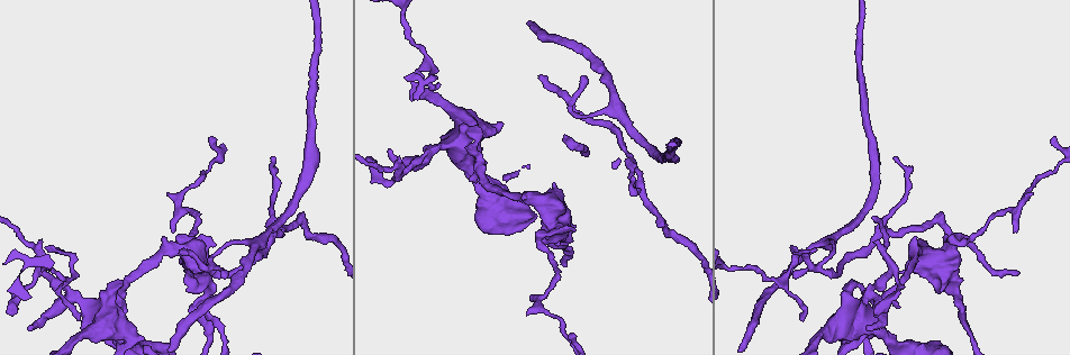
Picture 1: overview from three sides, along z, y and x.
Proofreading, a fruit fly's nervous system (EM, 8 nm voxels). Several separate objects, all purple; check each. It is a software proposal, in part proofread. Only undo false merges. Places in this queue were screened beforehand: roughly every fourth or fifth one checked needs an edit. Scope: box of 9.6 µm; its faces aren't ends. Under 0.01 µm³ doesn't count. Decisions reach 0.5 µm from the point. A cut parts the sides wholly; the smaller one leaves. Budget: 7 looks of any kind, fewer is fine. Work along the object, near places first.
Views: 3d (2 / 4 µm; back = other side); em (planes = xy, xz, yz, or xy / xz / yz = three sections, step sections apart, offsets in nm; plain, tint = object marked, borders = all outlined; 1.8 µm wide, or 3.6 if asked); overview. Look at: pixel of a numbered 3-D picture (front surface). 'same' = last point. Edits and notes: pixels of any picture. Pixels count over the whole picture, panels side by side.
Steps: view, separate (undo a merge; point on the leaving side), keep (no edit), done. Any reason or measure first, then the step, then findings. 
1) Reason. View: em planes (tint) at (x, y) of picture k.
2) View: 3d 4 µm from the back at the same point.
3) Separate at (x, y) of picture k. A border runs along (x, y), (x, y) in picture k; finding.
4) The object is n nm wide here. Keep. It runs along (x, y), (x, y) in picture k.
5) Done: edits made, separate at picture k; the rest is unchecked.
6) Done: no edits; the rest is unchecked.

Three arms meet. View: 3d 2 µm at (569, 103) of picture 1.

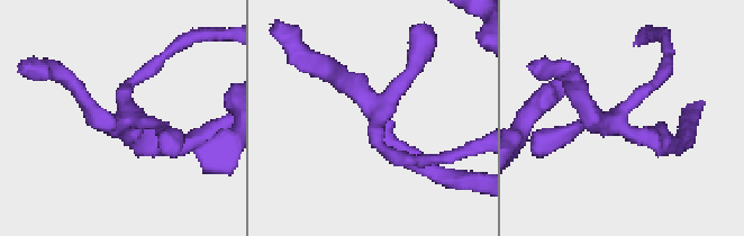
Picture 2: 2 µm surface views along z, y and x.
View: em yz step 8 (tint) at (377, 108) of picture 2.

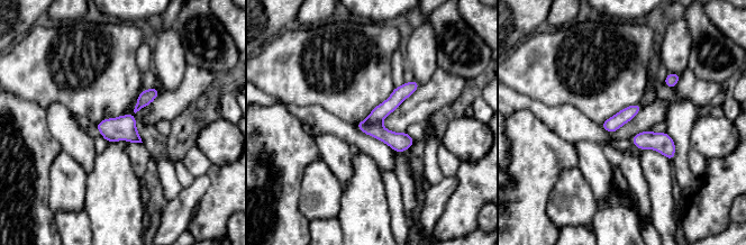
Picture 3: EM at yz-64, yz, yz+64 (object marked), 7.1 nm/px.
Separate at (399, 142) of picture 3. A border runs along (363, 120), (367, 123), (381, 121) in picture 3; a second neuron is stuck on.

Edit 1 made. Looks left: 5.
View: overview.

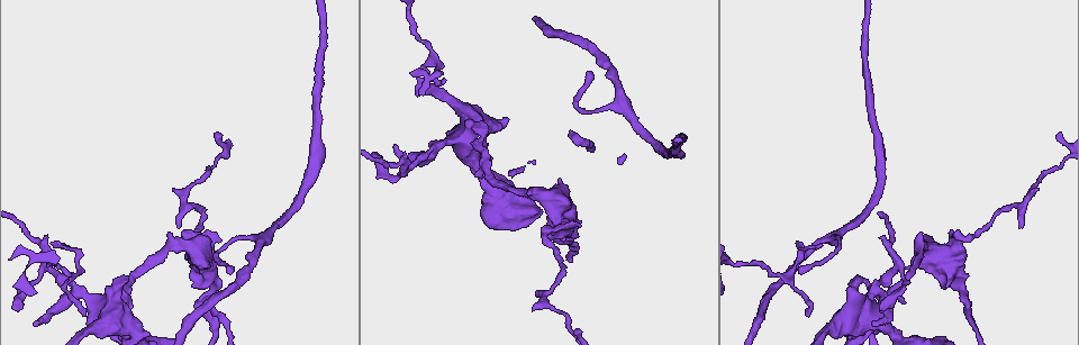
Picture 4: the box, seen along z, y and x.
Sharp bend. View: em planes (tint) at (545, 242) of picture 4.

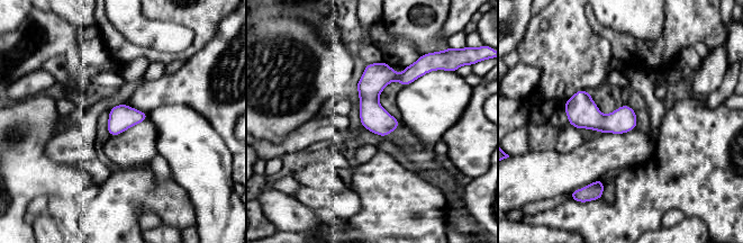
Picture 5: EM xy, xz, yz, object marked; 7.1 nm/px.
The object is 180 nm wide here. Separate at (375, 77) of picture 5. A second neuron is stuck on.

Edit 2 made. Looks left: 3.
Redraw. View: overview.

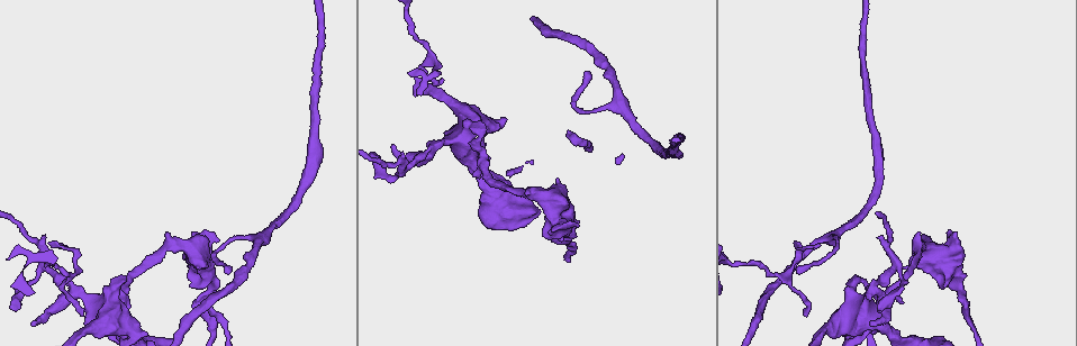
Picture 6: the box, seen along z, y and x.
Thick turns thin. View: em planes (tint) at (470, 165) of picture 6.

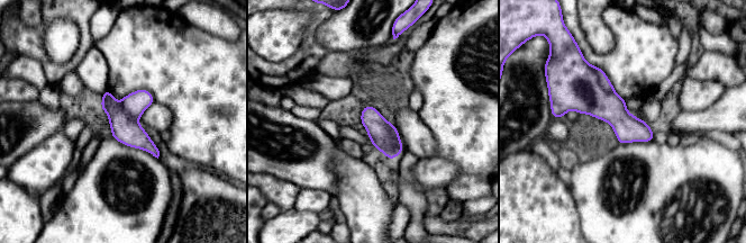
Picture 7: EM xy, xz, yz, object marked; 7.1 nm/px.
Separate at (603, 80) of picture 7. A border runs along (592, 66), (599, 83), (615, 92) in picture 7; a second neuron is stuck on.

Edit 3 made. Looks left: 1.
Done: edits made, separate at picture 3, separate at picture 5, separate at picture 7; the rest is unchecked.

